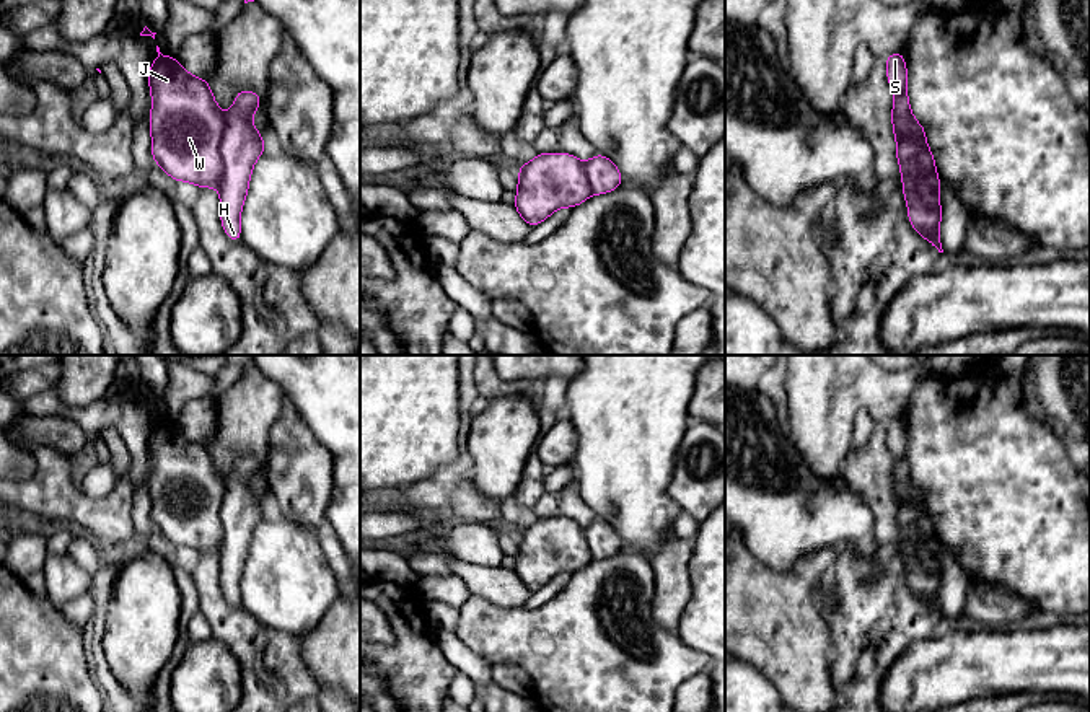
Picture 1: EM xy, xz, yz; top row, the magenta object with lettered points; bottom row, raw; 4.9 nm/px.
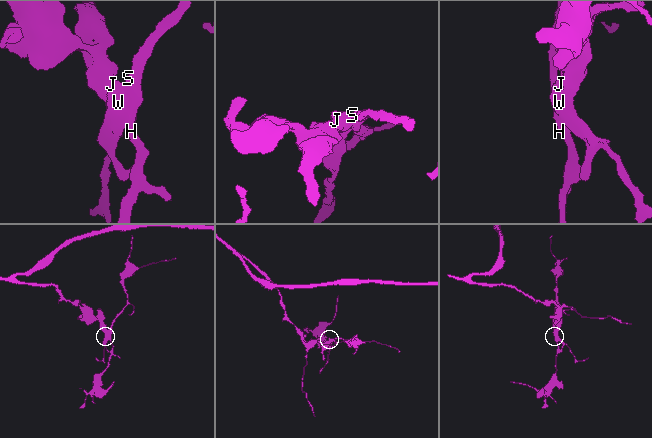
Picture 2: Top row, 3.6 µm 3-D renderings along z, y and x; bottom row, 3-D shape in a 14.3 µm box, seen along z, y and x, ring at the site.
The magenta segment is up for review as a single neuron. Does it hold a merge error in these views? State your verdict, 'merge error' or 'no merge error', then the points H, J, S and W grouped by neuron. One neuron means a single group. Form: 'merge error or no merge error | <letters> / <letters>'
merge error | H S / J W

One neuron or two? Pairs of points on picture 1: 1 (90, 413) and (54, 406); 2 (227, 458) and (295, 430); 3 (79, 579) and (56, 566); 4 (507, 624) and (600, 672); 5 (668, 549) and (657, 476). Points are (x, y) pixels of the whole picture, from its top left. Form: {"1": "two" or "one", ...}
{"1": "one", "2": "two", "3": "one", "4": "one", "5": "two"}

